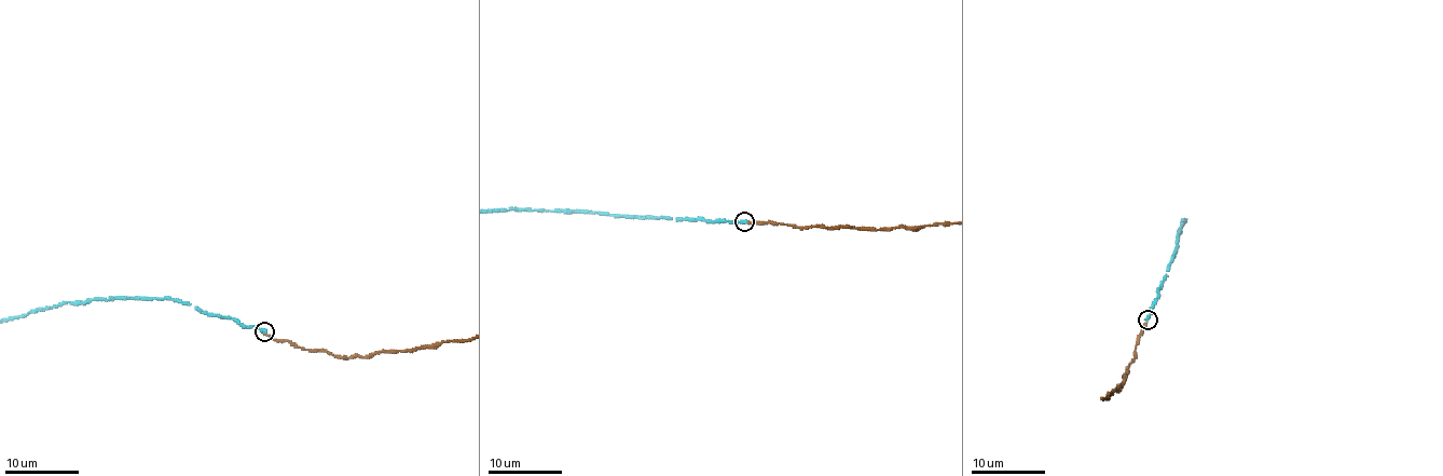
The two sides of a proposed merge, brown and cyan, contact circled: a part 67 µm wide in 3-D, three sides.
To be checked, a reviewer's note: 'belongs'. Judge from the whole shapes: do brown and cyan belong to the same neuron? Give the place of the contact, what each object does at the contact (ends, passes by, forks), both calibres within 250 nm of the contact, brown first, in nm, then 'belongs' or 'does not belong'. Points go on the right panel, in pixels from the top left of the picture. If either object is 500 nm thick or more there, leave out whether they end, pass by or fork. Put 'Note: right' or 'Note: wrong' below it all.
place (1148, 320); brown ends; cyan ends; calibres 190 and 240 nm; does not belong
Note: wrong

